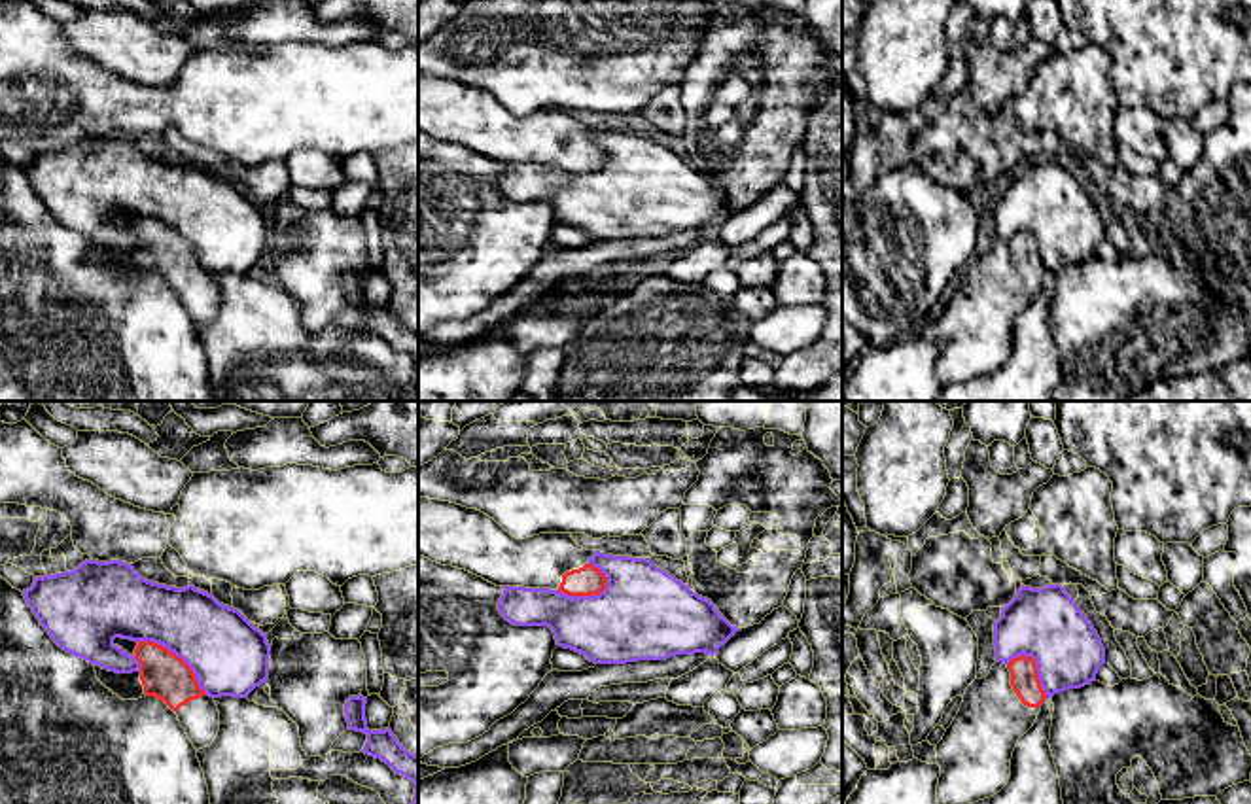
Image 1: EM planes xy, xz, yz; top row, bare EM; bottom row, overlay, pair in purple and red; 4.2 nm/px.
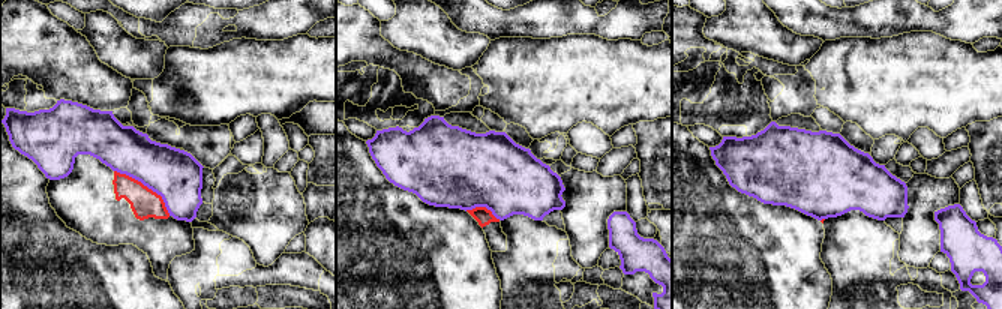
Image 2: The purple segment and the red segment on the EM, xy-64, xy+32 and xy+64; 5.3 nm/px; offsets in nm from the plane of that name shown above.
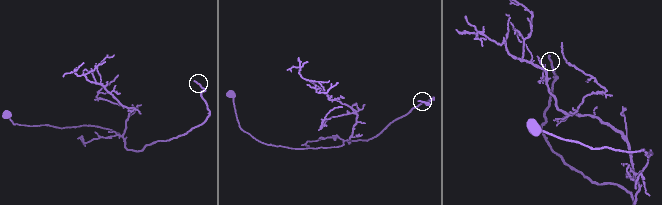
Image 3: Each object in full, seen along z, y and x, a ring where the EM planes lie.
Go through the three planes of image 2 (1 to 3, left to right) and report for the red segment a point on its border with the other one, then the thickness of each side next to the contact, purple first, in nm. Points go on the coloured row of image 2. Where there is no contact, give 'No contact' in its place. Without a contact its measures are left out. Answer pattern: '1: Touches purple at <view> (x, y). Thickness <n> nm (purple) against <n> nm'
1: Touches purple at xy-64 (147, 186). Thickness 280 nm (purple) against 160 nm
2: Touches purple at xy+32 (483, 206). Thickness 420 nm (purple) against 90 nm
3: Touches purple at xy+64 (822, 218). Thickness 460 nm (purple) against 20 nm

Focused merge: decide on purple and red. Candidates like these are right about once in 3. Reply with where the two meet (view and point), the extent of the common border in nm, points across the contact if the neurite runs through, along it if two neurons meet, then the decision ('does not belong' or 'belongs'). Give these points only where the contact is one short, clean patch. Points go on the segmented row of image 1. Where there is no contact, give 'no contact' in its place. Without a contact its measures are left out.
xy (176, 655) | 380 nm | along xy (137, 642), (158, 642), (173, 651), (207, 695) | does not belong

